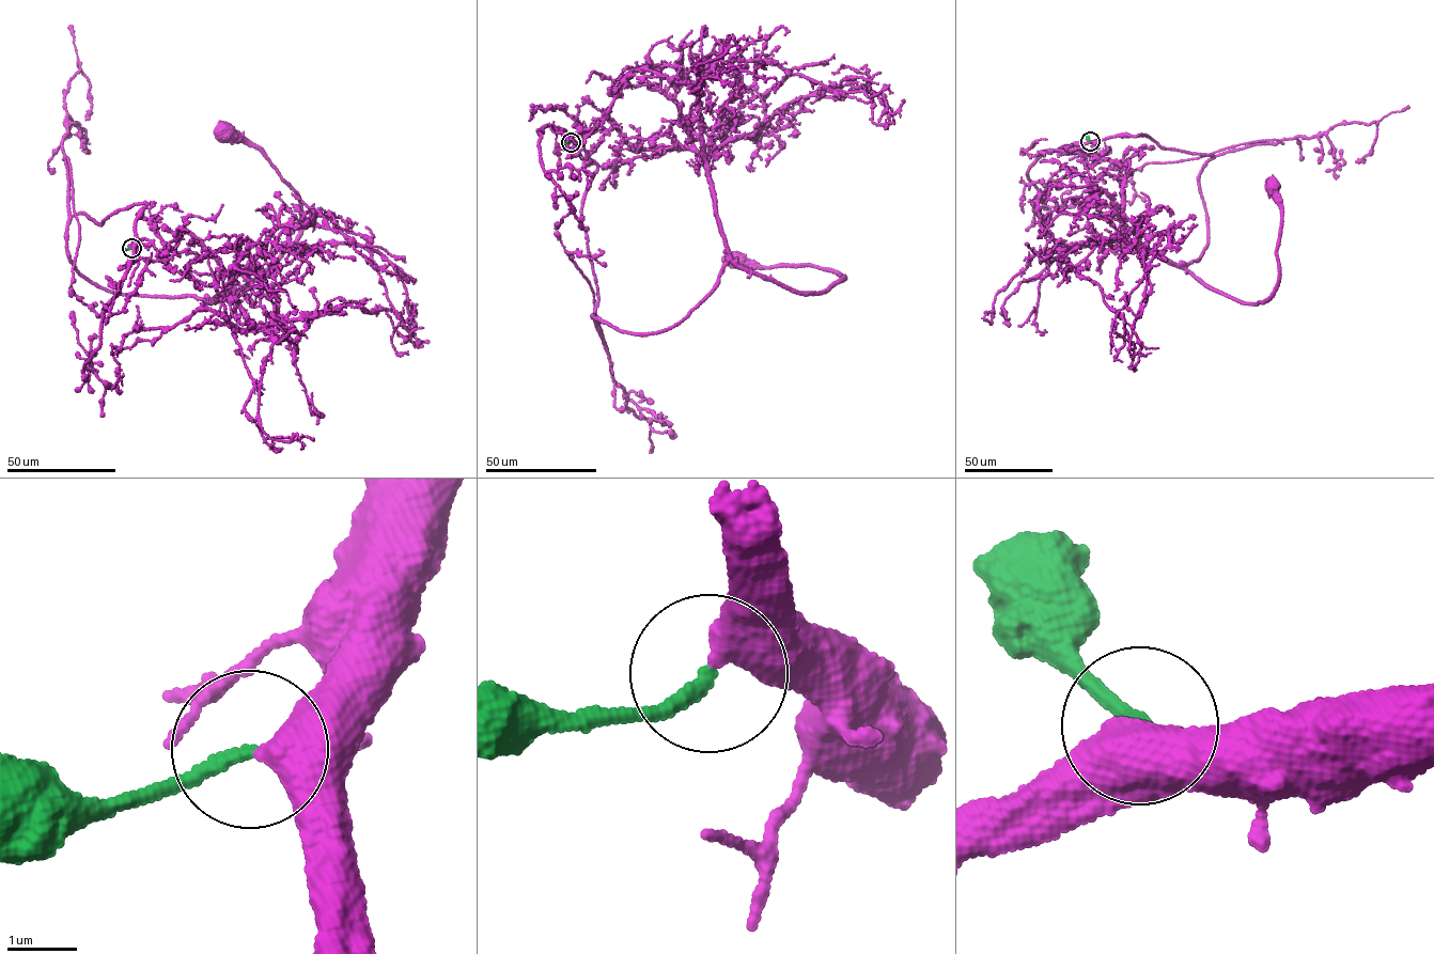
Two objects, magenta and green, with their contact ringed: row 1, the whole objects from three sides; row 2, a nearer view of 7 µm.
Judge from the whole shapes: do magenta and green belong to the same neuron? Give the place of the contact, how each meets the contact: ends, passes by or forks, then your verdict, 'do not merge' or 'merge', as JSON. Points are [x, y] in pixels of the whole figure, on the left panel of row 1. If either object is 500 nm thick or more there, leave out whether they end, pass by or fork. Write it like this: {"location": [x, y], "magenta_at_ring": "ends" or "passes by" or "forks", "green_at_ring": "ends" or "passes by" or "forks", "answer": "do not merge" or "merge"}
{"location": [131, 248], "answer": "merge"}

